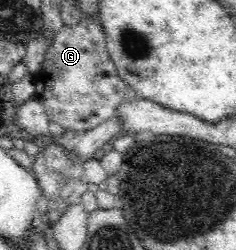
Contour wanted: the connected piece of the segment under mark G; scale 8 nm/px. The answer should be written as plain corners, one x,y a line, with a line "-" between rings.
82,17
77,25
71,27
63,25
61,31
57,31
54,35
45,54
45,61
35,74
33,98
42,105
49,121
58,123
64,132
85,132
97,127
100,123
113,117
113,111
115,111
117,104
121,103
125,97
127,85
118,76
107,50
105,32
96,18

